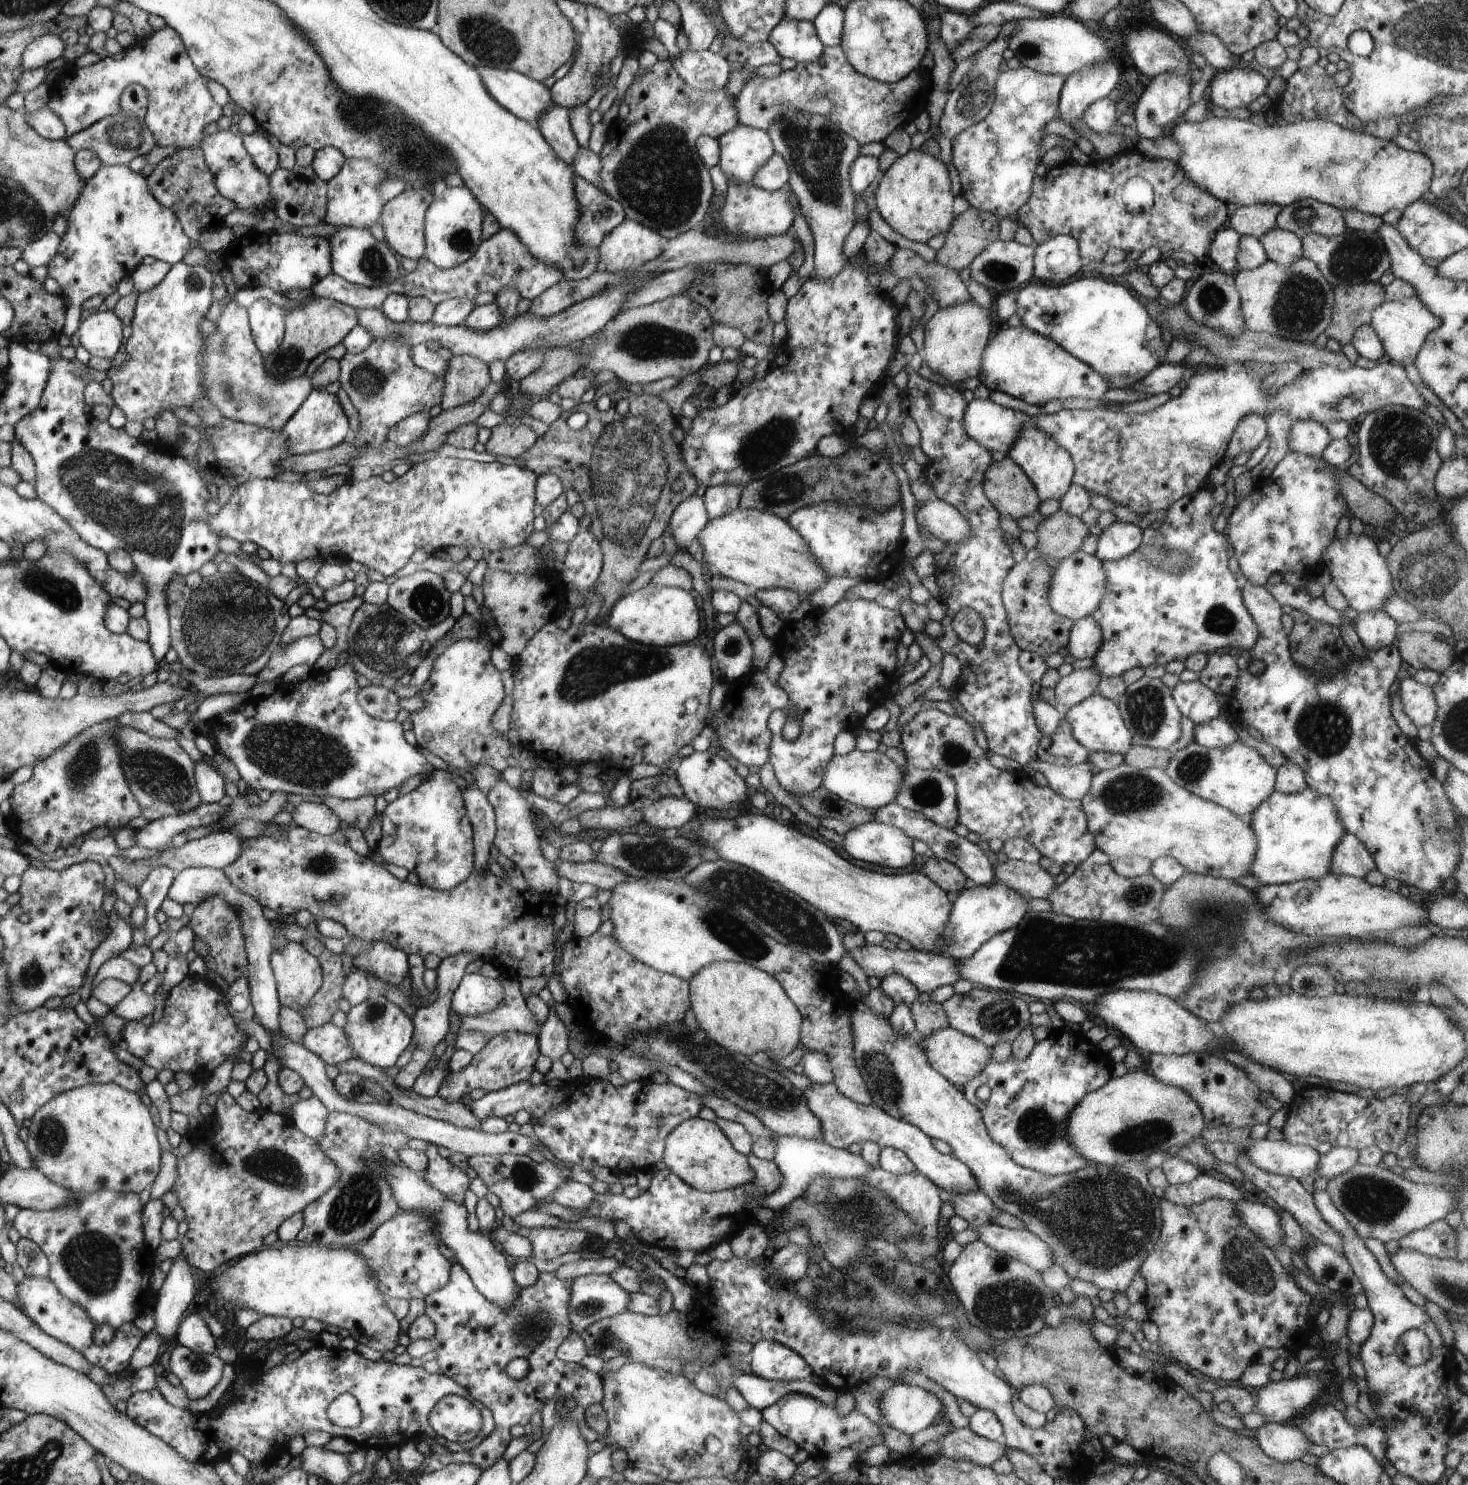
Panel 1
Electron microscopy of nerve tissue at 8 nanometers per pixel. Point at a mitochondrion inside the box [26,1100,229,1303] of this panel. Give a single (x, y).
(92, 1260)

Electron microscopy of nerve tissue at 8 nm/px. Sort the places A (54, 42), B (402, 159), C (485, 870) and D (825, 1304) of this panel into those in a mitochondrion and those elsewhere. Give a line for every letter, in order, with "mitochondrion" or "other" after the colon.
A: other
B: mitochondrion
C: other
D: mitochondrion

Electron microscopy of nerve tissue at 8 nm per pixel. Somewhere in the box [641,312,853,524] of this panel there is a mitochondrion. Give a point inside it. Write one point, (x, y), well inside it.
(757, 450)

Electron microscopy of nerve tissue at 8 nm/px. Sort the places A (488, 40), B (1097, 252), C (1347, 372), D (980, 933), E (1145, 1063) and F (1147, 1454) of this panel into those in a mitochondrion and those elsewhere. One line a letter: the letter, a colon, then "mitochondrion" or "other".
A: mitochondrion
B: other
C: other
D: other
E: other
F: other

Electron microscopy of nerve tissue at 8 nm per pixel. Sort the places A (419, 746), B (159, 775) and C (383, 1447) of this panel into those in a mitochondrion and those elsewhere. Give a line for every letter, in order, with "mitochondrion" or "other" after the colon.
A: other
B: mitochondrion
C: other

